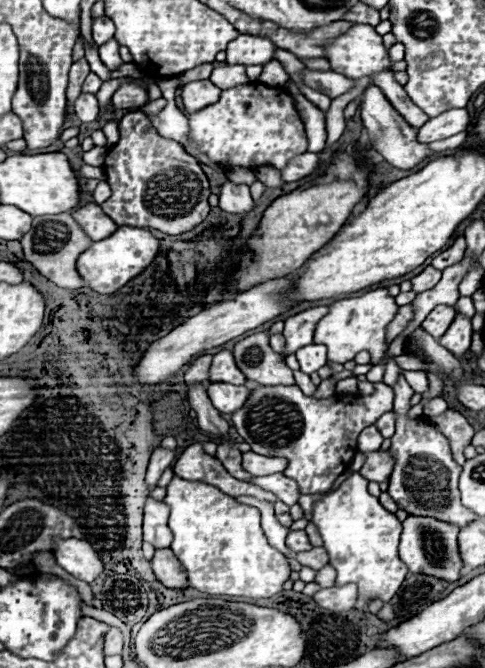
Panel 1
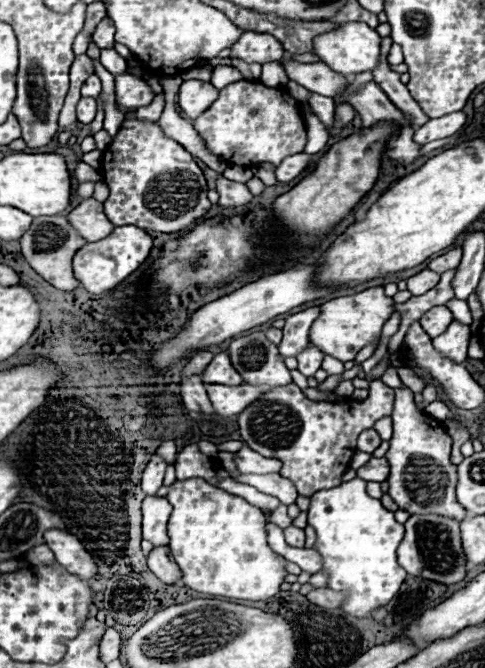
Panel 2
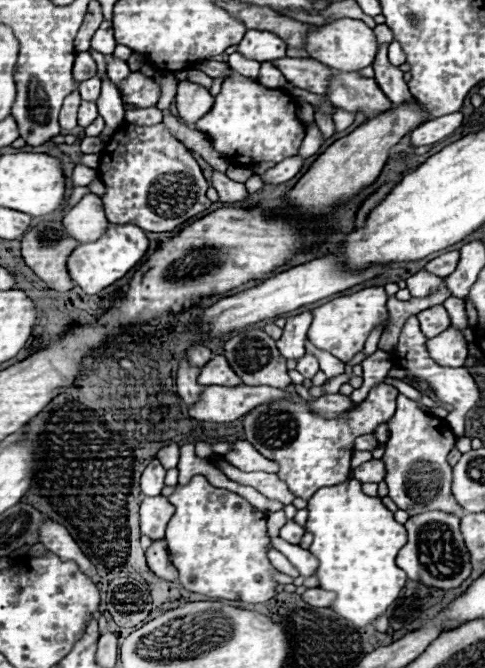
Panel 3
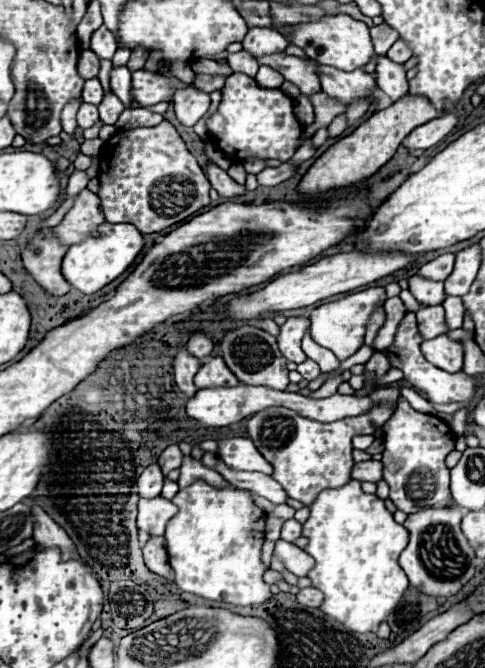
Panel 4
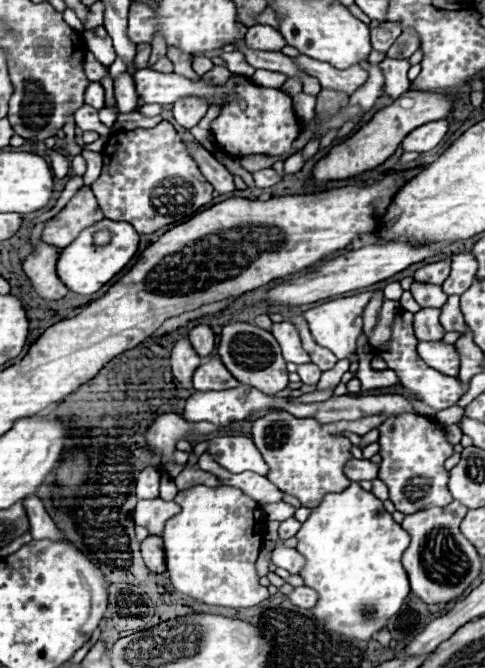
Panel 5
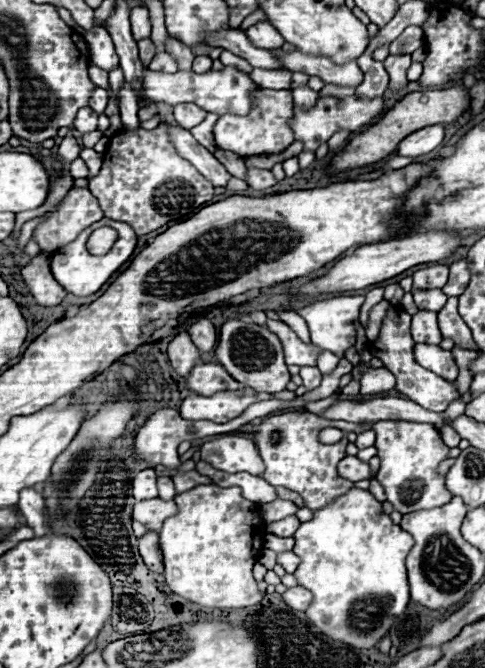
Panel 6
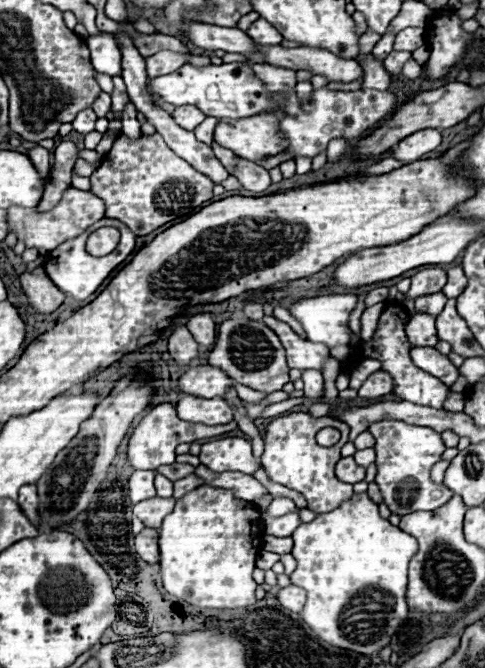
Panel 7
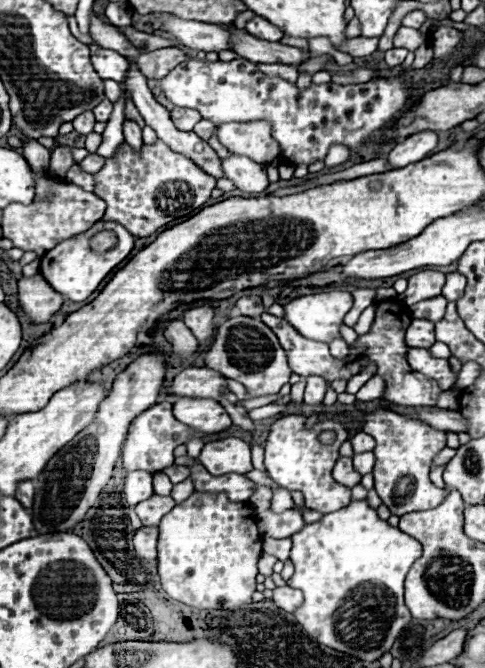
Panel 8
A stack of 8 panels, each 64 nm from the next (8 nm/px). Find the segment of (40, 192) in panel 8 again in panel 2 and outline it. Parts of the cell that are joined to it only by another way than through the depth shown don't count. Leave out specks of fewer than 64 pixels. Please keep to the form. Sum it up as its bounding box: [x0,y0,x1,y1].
[66,198,114,242]

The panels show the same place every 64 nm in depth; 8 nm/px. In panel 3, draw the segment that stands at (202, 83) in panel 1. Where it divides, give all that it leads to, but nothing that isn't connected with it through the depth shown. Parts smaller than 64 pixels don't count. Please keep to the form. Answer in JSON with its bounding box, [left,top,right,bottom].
[176,82,214,124]

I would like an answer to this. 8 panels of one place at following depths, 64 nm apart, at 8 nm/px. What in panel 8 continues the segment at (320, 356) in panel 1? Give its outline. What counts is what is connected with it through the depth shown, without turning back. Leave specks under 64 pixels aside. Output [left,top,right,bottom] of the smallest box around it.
[304,376,328,408]

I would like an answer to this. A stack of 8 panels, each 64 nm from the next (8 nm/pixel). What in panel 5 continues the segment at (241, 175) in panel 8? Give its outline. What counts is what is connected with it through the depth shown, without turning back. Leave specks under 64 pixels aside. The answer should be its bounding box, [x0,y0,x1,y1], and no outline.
[252,168,282,188]

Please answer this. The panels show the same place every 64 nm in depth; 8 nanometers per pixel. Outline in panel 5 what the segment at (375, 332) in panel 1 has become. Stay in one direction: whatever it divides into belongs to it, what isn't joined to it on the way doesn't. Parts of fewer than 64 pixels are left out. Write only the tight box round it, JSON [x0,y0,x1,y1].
[302,292,372,360]

